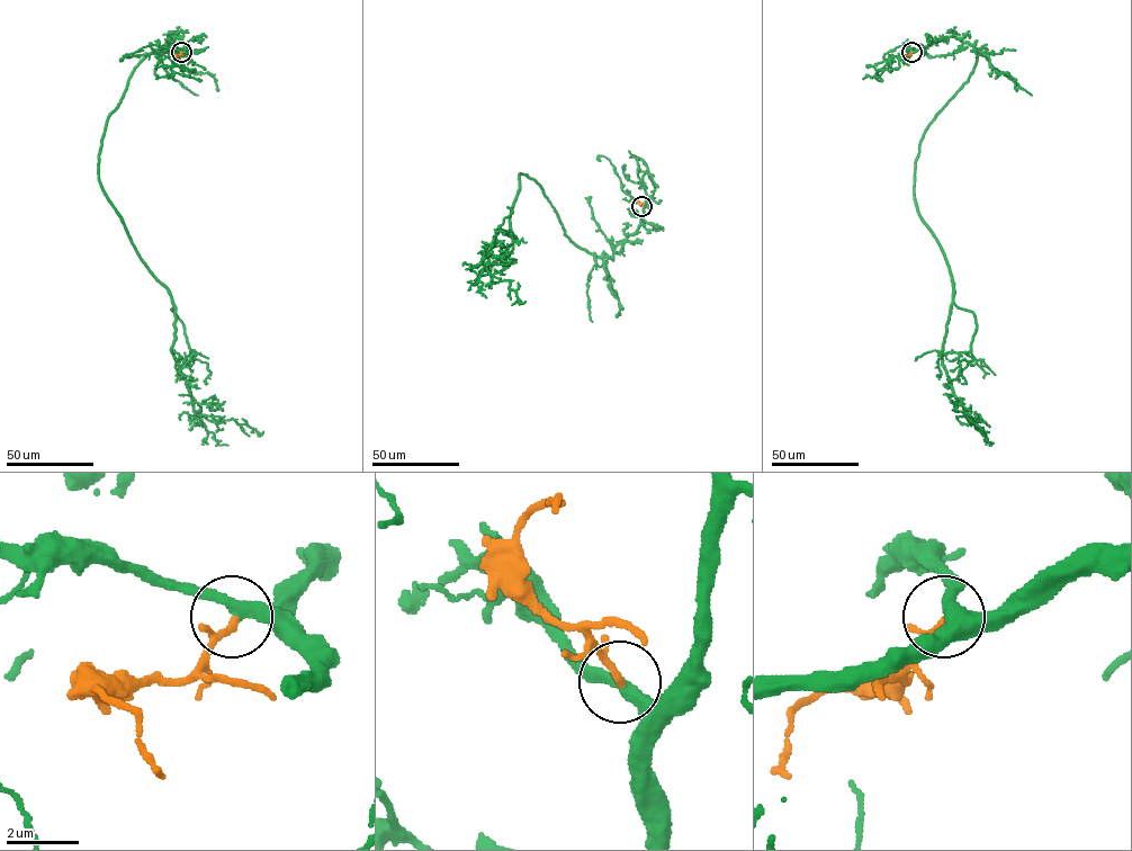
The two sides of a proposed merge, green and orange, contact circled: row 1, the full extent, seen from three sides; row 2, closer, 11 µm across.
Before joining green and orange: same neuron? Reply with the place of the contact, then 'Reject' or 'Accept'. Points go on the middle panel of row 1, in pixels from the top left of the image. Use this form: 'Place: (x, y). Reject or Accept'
Place: (641, 206). Accept

